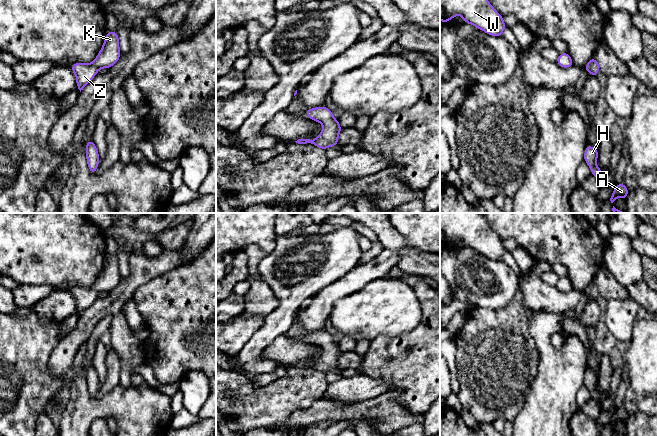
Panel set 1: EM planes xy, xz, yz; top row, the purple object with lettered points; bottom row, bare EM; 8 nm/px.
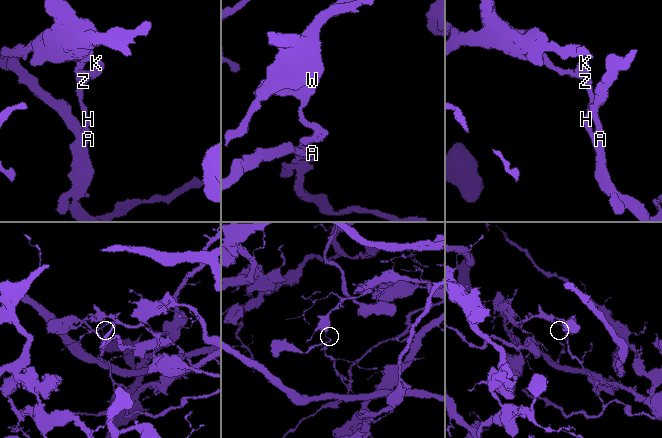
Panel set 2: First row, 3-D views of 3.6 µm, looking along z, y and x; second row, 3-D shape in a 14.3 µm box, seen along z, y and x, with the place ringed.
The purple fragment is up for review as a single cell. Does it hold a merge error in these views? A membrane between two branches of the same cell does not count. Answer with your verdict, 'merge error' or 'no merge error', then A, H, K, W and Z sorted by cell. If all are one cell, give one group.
merge error; groups A H Z / K W

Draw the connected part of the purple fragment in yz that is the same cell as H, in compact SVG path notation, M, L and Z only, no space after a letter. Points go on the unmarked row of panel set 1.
M587 369L584 376L584 385L590 391L591 398L601 406L604 399L601 393L595 388L598 384L598 375L595 371Z

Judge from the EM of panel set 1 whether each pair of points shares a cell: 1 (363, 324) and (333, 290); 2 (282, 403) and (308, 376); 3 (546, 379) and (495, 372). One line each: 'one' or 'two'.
1: two
2: one
3: two

